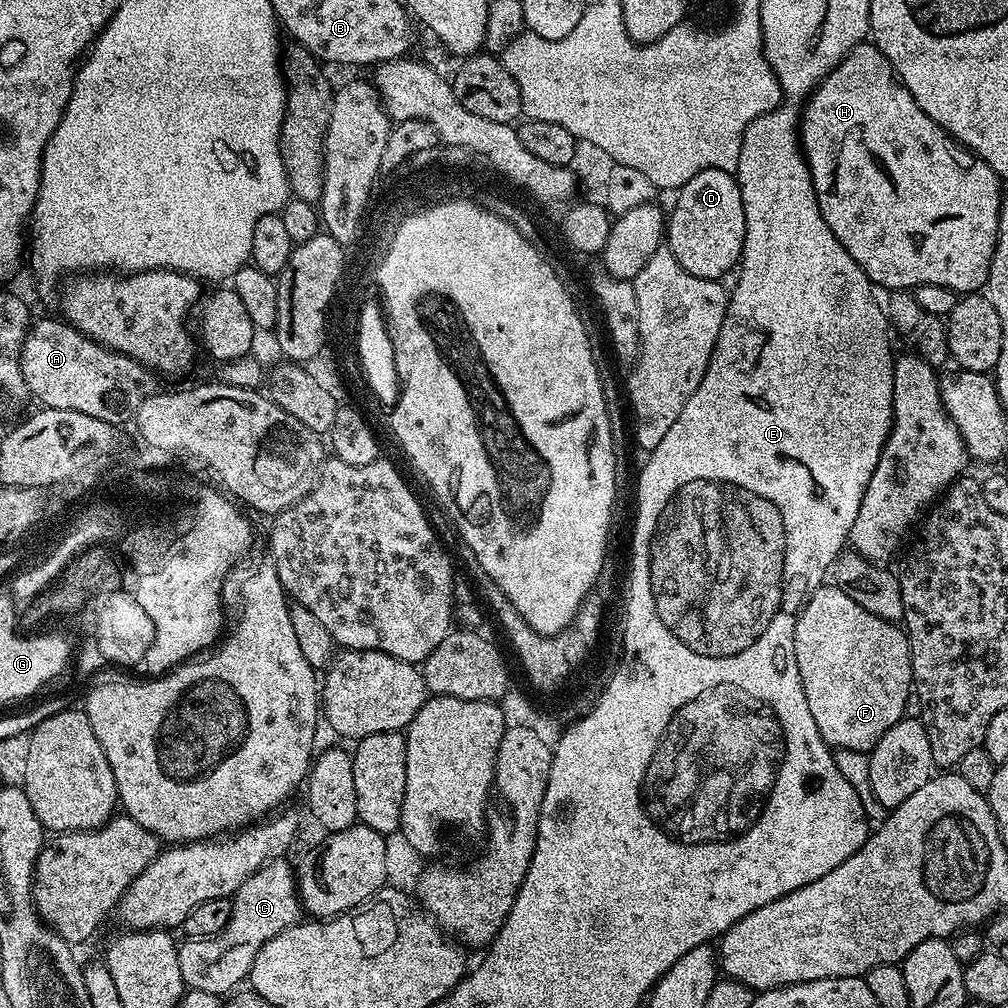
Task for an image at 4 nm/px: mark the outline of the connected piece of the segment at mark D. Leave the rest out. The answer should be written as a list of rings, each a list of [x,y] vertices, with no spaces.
[[[707,168],[675,193],[676,205],[666,216],[666,248],[690,274],[720,280],[737,267],[744,250],[744,207],[735,175]]]

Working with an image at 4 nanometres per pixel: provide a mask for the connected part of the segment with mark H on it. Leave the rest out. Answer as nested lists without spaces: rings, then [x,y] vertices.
[[[871,42],[857,44],[851,54],[812,91],[803,108],[798,120],[798,131],[804,149],[804,159],[807,160],[812,175],[814,194],[822,210],[822,218],[826,226],[834,230],[838,242],[846,246],[850,258],[854,258],[854,262],[862,266],[873,285],[880,287],[881,284],[884,290],[915,290],[919,284],[933,284],[946,286],[957,294],[979,293],[988,281],[988,271],[996,245],[996,227],[1000,217],[1002,181],[996,171],[985,160],[965,148],[959,140],[953,140],[942,126],[938,126],[938,122],[934,122],[920,109],[918,102],[914,102],[912,95],[906,91],[896,73],[892,71],[892,64]]]

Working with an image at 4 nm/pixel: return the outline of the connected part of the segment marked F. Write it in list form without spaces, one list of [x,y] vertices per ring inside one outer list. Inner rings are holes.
[[[843,587],[820,588],[811,593],[804,601],[804,607],[800,610],[800,615],[796,618],[796,629],[794,630],[794,654],[798,662],[798,674],[802,678],[802,690],[806,694],[806,706],[810,706],[810,715],[814,718],[814,726],[818,726],[818,734],[833,749],[845,748],[846,750],[858,750],[859,752],[871,753],[873,746],[900,720],[905,719],[904,707],[908,704],[908,695],[911,697],[914,692],[912,683],[912,651],[908,645],[908,637],[899,623],[891,620],[878,618],[878,614],[870,614],[870,610],[862,610],[854,598],[850,598]]]

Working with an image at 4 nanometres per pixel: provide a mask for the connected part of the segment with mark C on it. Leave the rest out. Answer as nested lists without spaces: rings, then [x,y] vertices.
[[[284,858],[271,860],[238,886],[230,898],[232,909],[223,930],[204,940],[185,939],[179,945],[178,970],[182,970],[182,978],[188,988],[206,990],[218,997],[239,989],[243,985],[240,983],[249,979],[258,950],[291,924],[301,923],[302,905],[296,872],[286,861]]]

